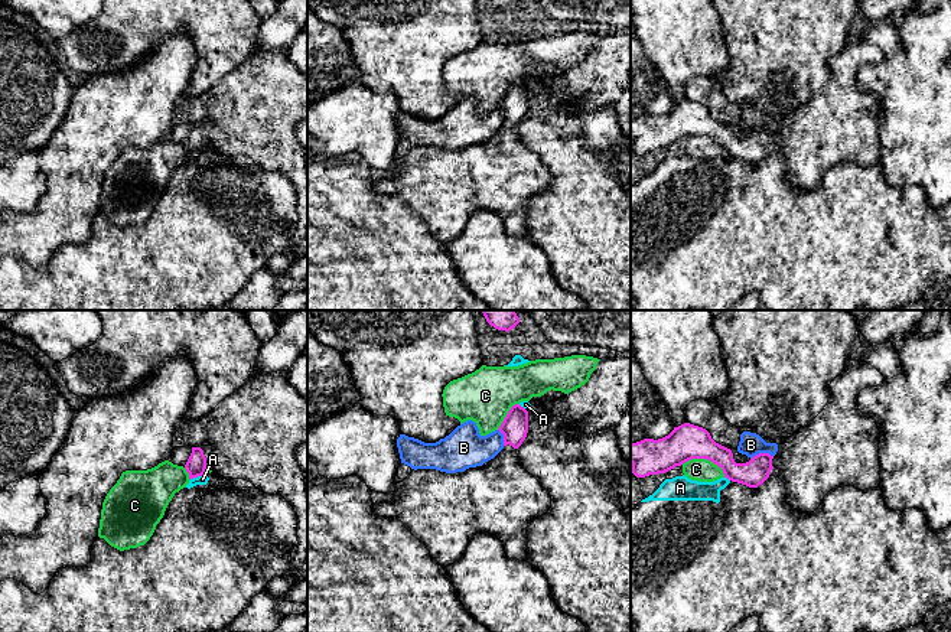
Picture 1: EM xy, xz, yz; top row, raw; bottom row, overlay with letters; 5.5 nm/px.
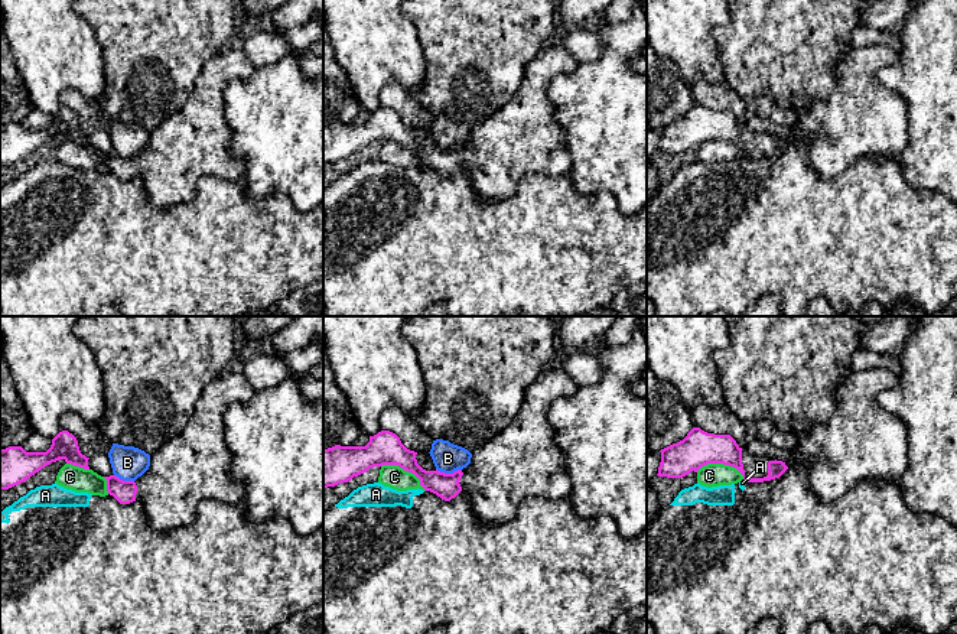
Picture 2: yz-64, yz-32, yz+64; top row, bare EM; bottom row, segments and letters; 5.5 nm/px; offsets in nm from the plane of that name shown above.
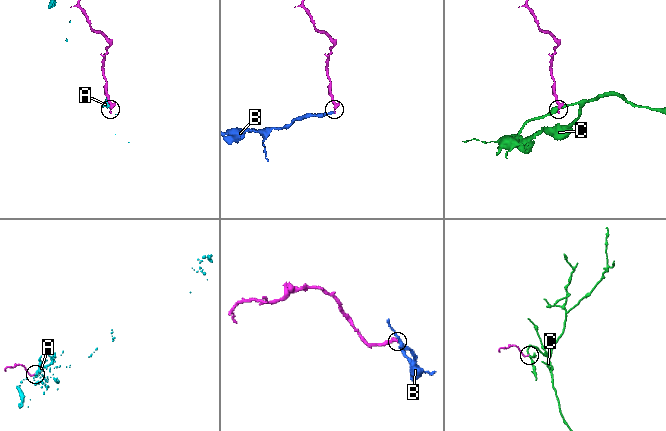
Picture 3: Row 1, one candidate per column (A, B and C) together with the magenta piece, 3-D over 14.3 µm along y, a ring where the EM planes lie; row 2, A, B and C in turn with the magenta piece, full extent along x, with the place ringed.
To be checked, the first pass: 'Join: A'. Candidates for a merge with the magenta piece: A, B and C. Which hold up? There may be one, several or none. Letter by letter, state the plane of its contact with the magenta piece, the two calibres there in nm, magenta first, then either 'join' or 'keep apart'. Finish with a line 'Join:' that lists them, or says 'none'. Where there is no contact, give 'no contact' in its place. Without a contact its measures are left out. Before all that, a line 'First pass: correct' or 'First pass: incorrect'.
First pass: incorrect
A: contact in xy; calibres 110 and 50 nm; keep apart
B: contact in yz; calibres 150 and 130 nm; keep apart
C: contact in yz; calibres 200 and 130 nm; keep apart
Join: none

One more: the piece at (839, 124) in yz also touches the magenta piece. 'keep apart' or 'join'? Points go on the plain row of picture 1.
join

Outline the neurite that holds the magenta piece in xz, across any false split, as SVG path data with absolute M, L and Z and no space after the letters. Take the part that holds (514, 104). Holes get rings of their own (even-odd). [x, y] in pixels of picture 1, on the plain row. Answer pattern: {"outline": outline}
{"outline": "M520 81L512 82L498 107L504 111L504 126L494 136L456 150L413 147L395 162L391 179L374 182L375 190L401 198L444 244L463 232L470 215L478 209L495 212L509 235L527 238L527 203L551 185L551 173L518 137L517 126L528 110L528 88Z"}

